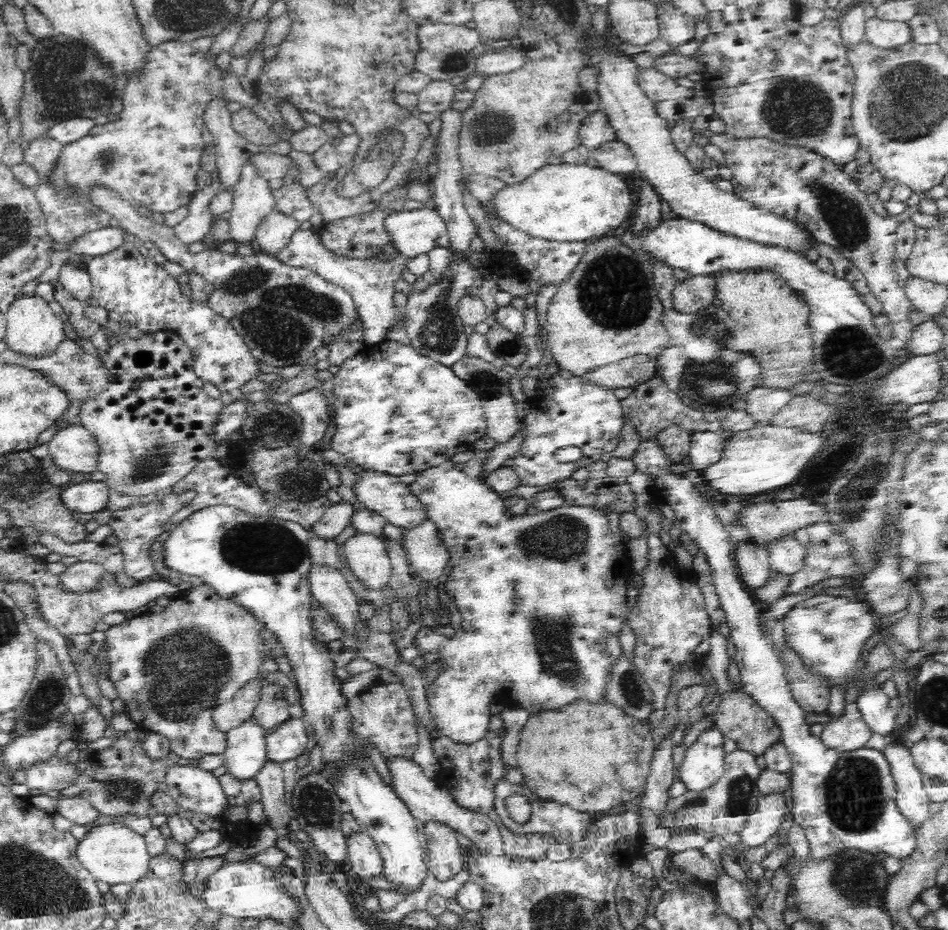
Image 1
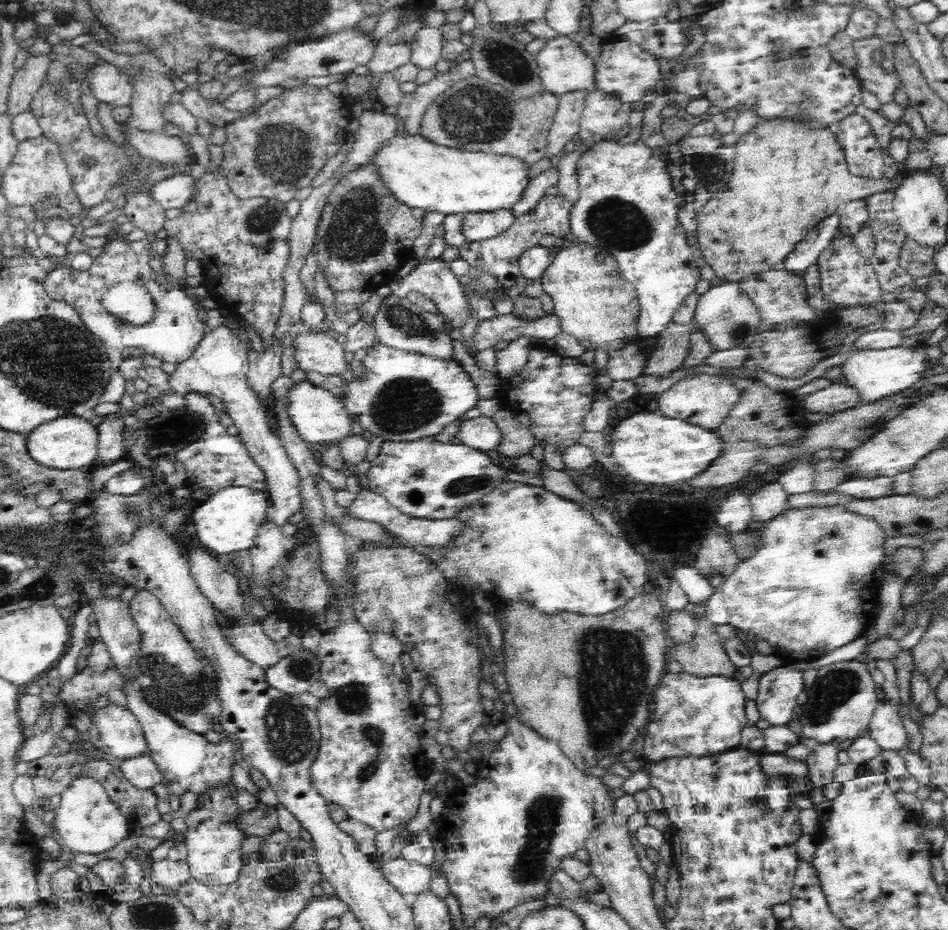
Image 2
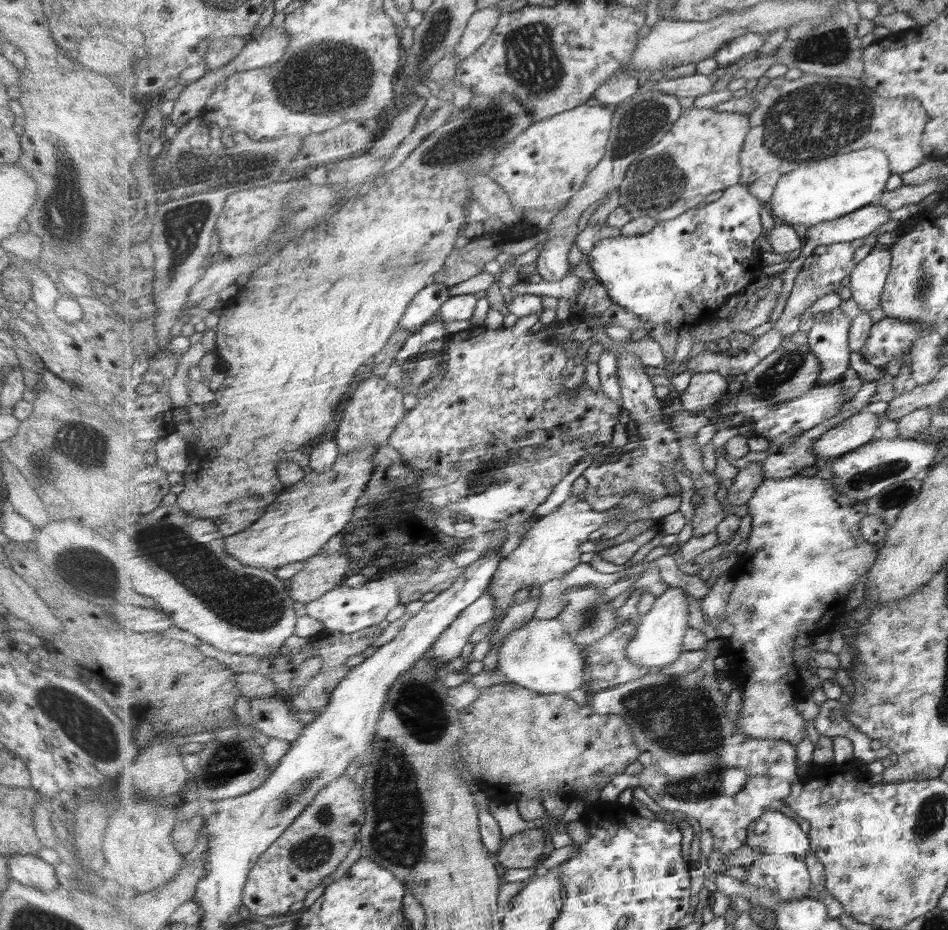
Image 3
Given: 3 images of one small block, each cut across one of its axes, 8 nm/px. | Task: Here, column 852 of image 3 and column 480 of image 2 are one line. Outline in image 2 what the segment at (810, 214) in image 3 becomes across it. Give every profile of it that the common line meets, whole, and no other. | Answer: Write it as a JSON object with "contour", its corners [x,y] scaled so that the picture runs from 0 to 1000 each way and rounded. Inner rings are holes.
{"contour":[[[440,143],[414,148],[391,176],[399,178],[405,197],[422,217],[470,232],[539,226],[561,196],[560,178],[547,170],[457,156]]]}

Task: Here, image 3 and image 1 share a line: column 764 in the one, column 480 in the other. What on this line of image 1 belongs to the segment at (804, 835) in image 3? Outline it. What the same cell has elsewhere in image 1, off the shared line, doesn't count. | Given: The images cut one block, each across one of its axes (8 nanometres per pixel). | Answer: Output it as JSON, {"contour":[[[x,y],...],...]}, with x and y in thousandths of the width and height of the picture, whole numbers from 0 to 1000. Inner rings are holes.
{"contour":[[[414,813],[406,817],[411,830],[411,839],[418,855],[428,865],[432,874],[441,884],[468,884],[480,895],[497,902],[506,913],[506,918],[524,922],[534,918],[531,909],[531,901],[526,889],[517,881],[508,875],[493,874],[489,870],[481,867],[477,857],[468,847],[463,845],[463,838],[453,837],[445,826],[432,815]]]}

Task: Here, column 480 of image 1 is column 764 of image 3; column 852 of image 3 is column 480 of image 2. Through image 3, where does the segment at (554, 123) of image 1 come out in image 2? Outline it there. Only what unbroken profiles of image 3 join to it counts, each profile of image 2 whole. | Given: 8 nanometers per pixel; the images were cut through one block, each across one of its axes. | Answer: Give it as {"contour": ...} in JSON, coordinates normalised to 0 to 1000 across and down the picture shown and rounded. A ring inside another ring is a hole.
{"contour":[[[500,80],[480,88],[455,110],[439,143],[457,156],[547,170],[561,180],[578,163],[577,146],[589,108],[576,98],[549,104]]]}

